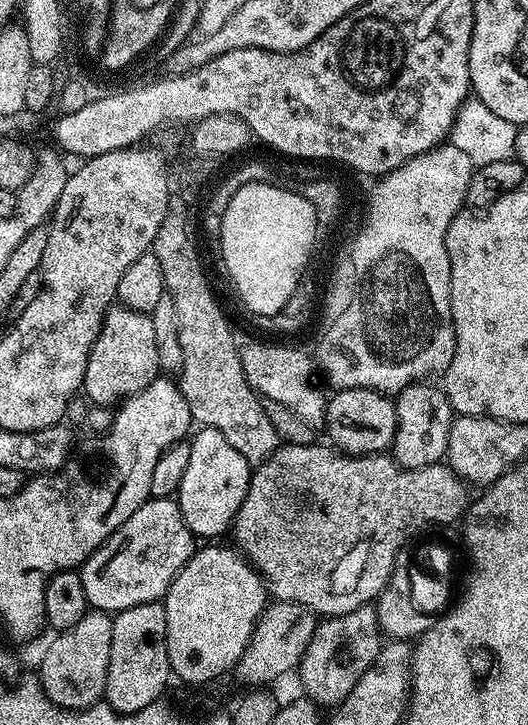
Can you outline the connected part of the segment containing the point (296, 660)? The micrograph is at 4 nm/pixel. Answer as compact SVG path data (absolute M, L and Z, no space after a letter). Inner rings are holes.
M285 600L269 603L252 631L252 641L236 664L234 676L244 684L252 684L248 686L268 686L271 680L280 680L287 672L295 673L314 638L317 623L316 613L306 606Z

